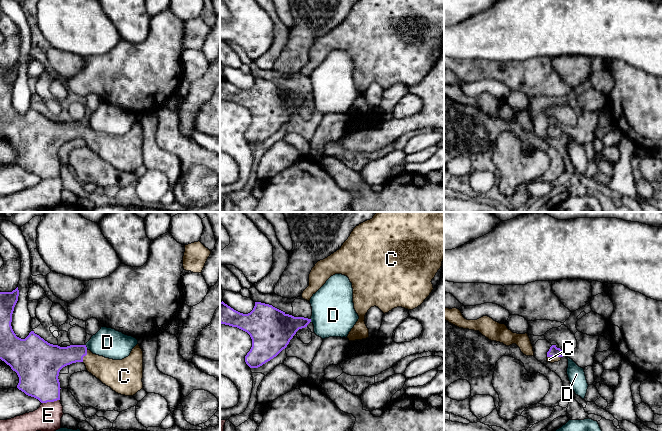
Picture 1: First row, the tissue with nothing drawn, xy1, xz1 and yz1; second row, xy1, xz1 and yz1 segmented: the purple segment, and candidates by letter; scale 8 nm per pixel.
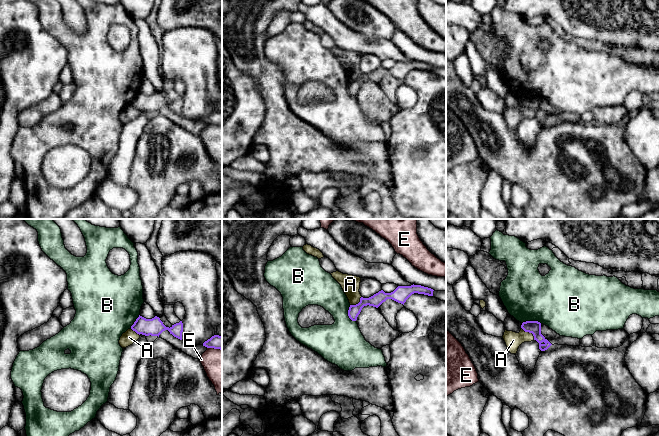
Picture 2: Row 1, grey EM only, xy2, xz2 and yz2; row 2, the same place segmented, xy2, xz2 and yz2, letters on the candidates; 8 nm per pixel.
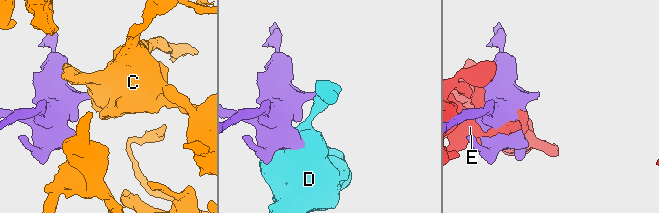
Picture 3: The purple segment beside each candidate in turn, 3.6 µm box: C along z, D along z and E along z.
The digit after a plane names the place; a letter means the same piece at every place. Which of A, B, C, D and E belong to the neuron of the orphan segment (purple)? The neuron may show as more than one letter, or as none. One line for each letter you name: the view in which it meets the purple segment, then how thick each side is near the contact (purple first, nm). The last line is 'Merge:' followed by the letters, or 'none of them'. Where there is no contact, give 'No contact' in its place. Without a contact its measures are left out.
C: Touches purple in yz1. Thickness 80 nm (purple) against 50 nm
Merge: C

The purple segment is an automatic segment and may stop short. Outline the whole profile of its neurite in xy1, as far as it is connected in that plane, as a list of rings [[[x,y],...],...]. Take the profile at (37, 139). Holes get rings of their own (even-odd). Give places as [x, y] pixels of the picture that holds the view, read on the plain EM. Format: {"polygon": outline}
{"polygon": [[[18,63],[12,68],[0,68],[0,135],[17,149],[19,166],[41,179],[60,176],[59,148],[63,143],[76,138],[83,138],[89,149],[118,170],[133,172],[143,165],[143,127],[139,120],[132,125],[128,133],[113,136],[93,130],[86,121],[60,123],[50,120],[34,107],[31,107],[25,115],[21,115],[16,112],[11,102],[18,72]]]}

